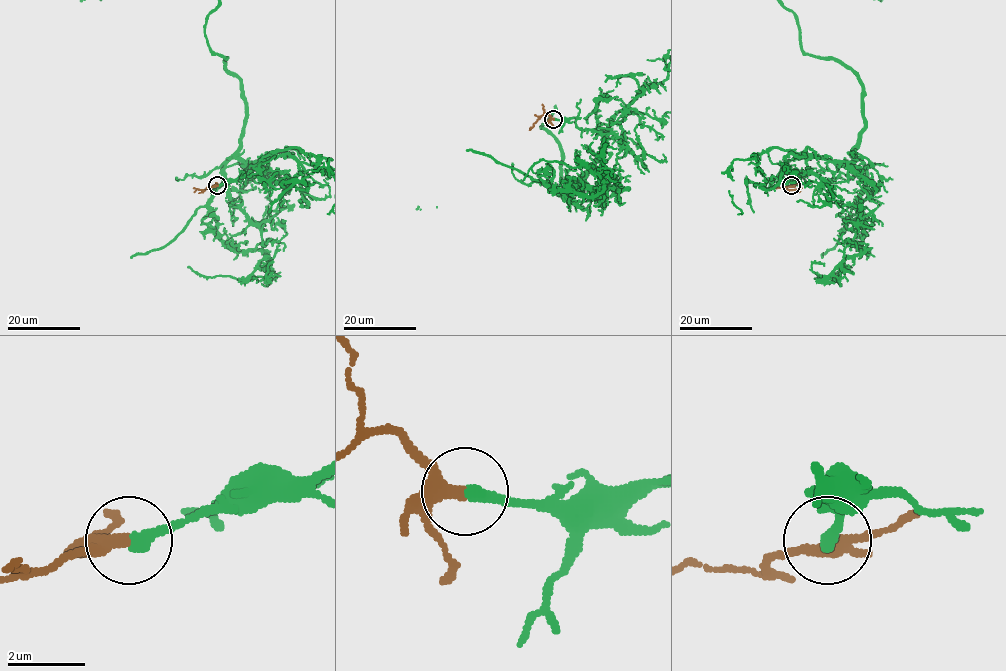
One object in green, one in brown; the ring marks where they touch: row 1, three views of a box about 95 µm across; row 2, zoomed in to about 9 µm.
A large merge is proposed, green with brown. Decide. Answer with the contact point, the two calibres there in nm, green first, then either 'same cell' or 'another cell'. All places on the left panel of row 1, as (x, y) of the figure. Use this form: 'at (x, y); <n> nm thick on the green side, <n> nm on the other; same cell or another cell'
at (217, 185); 360 nm thick on the green side, 280 nm on the other; same cell

